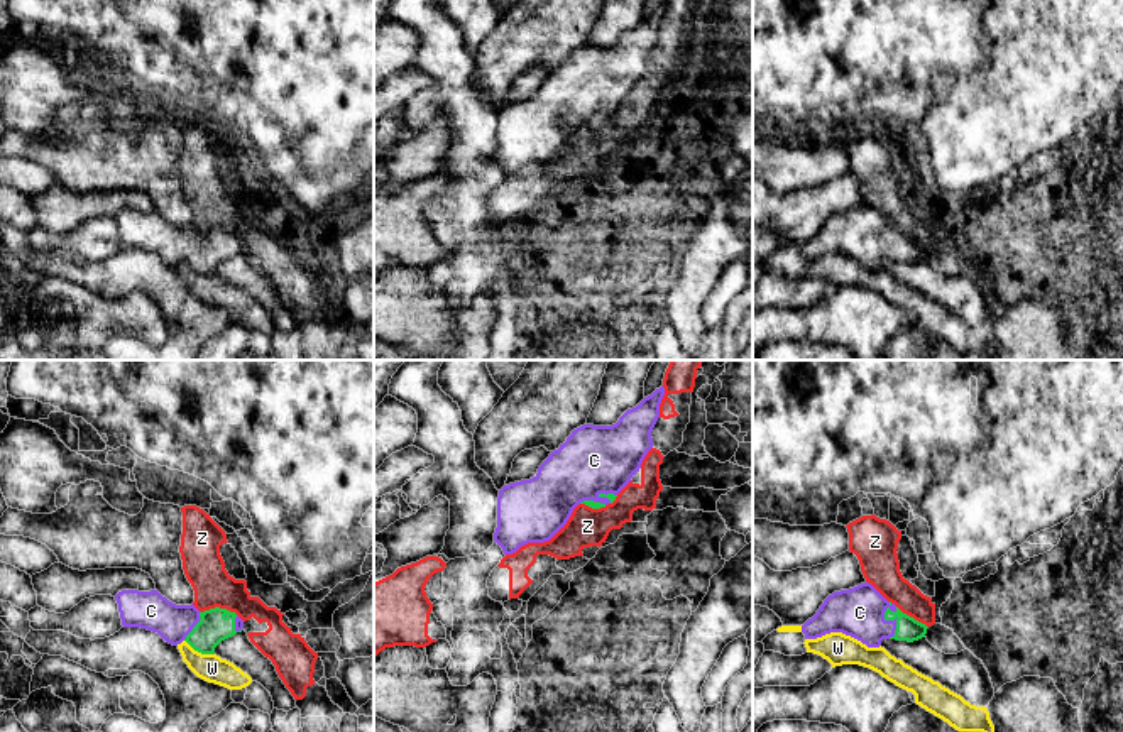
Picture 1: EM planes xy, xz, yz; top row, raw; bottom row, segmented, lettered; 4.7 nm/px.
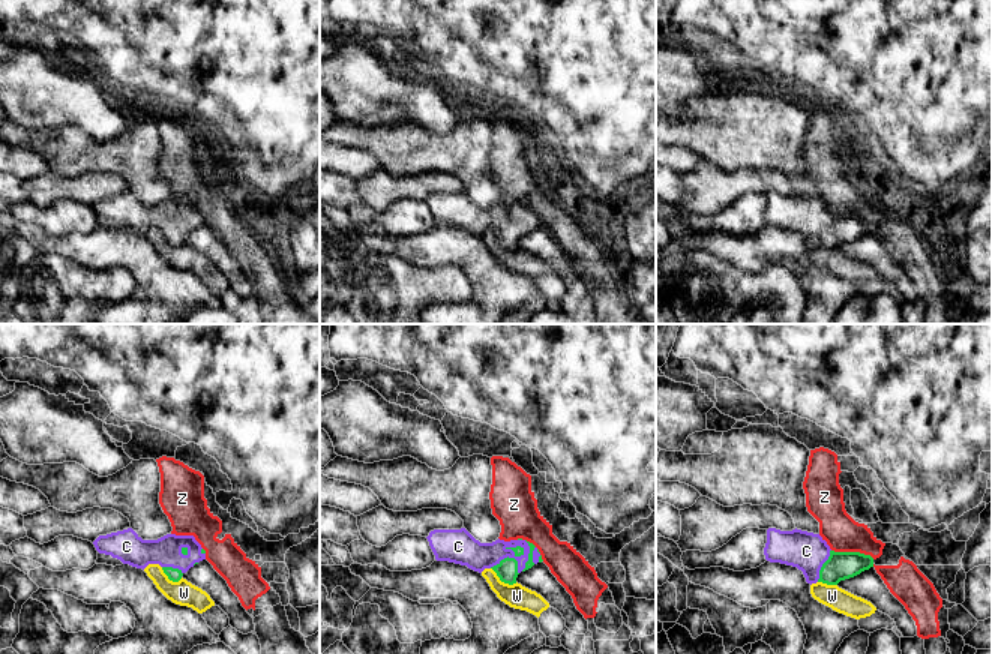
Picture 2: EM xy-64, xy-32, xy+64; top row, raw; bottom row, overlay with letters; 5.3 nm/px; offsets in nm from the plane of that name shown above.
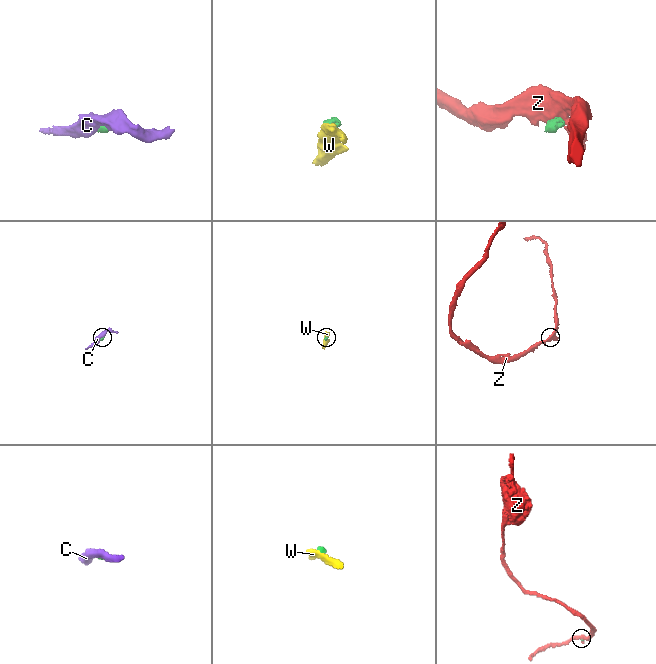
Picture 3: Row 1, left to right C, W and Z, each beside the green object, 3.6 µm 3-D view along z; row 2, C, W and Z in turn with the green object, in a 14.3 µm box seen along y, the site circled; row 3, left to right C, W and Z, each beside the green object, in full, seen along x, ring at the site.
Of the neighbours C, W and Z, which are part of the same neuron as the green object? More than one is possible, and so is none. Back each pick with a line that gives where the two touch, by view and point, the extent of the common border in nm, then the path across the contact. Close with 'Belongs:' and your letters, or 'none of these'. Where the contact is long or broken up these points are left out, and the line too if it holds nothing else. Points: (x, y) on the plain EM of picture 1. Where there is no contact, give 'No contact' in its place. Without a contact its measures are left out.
C: Touches green at yz (892, 240). Shared border 180 nm
Belongs: C

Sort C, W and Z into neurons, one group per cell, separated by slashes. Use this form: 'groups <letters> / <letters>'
groups C / W / Z

